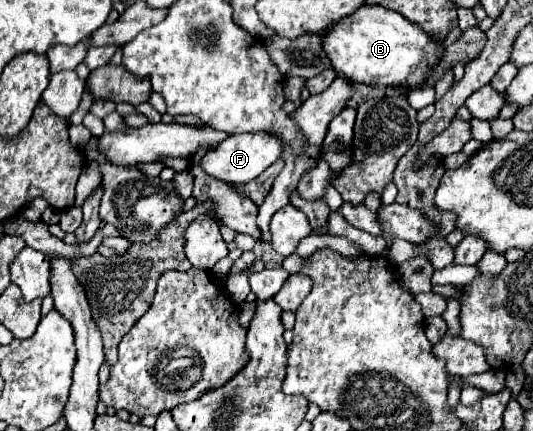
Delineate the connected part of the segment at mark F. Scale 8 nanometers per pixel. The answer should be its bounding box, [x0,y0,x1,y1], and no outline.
[200,132,280,182]

